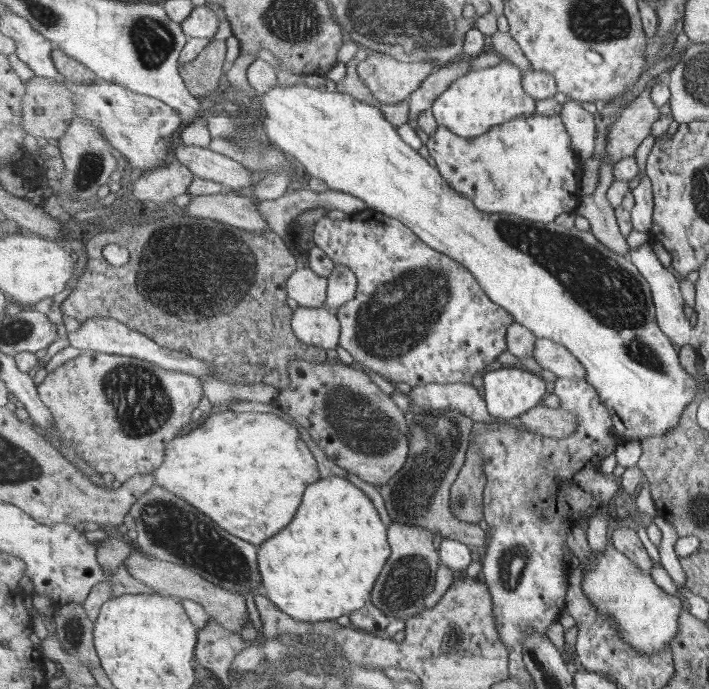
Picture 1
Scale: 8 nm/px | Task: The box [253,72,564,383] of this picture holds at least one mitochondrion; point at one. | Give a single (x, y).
(387, 325)

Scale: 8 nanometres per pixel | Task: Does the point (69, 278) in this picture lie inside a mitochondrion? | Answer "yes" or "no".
no

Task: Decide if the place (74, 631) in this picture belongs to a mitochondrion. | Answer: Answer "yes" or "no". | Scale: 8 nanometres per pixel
yes

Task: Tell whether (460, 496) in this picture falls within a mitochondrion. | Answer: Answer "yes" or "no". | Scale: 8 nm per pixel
yes

